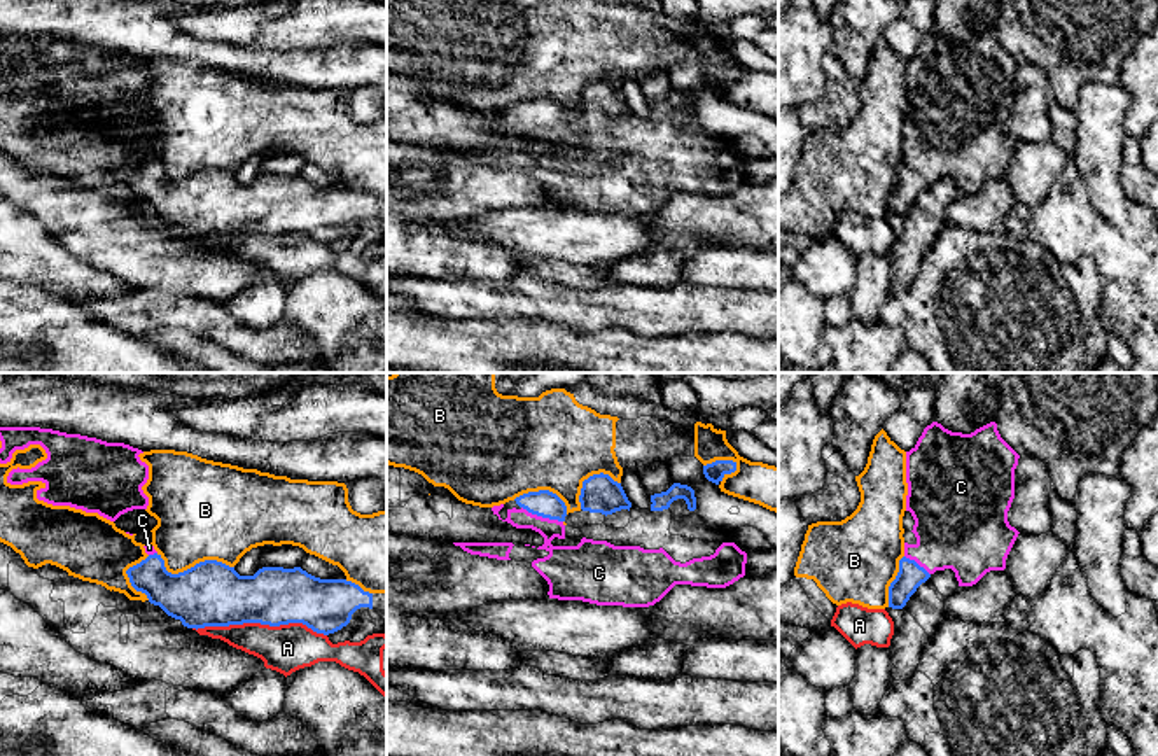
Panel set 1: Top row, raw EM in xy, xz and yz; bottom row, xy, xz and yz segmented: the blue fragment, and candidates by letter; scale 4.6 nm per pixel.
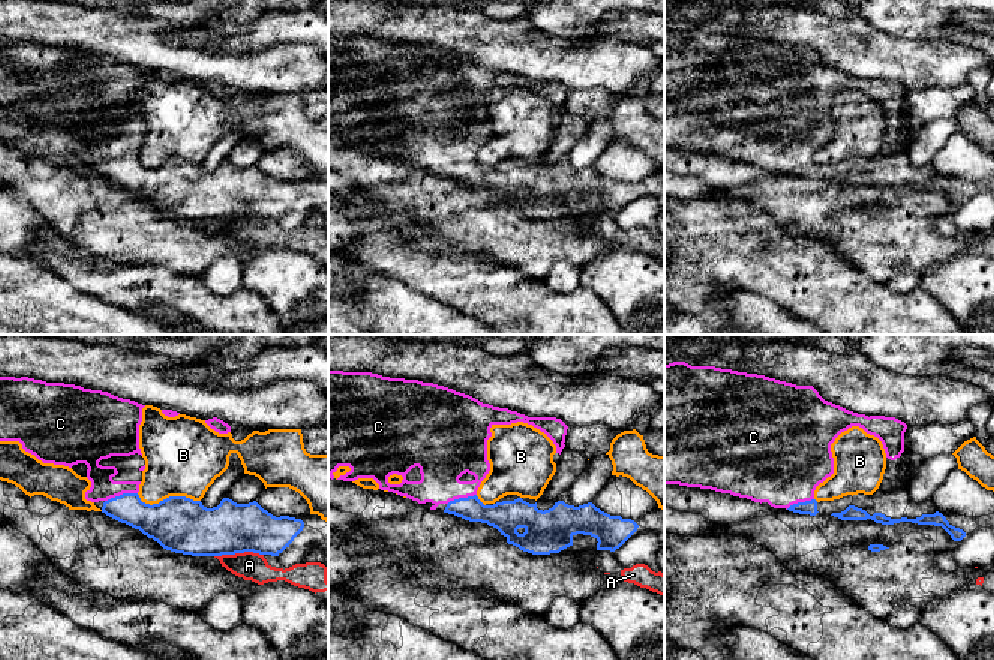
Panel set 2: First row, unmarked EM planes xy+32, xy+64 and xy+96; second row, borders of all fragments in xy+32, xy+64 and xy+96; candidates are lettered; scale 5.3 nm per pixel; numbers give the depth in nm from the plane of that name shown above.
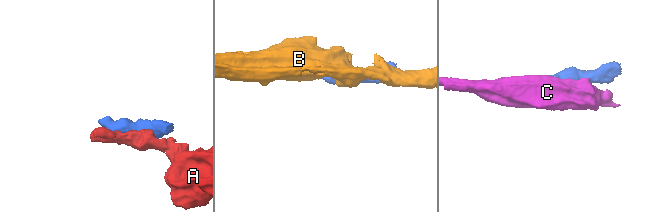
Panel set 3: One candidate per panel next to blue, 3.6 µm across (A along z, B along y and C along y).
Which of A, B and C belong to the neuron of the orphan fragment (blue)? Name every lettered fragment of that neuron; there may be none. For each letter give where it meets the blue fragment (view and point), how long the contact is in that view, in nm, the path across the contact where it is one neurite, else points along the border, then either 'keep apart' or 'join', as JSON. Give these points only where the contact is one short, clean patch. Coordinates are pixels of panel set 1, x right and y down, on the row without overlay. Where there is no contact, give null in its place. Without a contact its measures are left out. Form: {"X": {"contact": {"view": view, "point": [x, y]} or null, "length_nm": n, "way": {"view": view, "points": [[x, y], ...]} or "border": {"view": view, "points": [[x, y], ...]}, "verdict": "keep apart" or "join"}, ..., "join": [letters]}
{"A": {"contact": {"view": "xy", "point": [259, 230]}, "length_nm": 600, "verdict": "keep apart"}, "B": {"contact": {"view": "xy", "point": [193, 175]}, "length_nm": 360, "verdict": "keep apart"}, "C": {"contact": {"view": "xz", "point": [543, 125]}, "length_nm": 200, "way": {"view": "xz", "points": [[543, 111], [543, 125], [548, 153], [565, 174]]}, "verdict": "join"}, "join": ["C"]}

